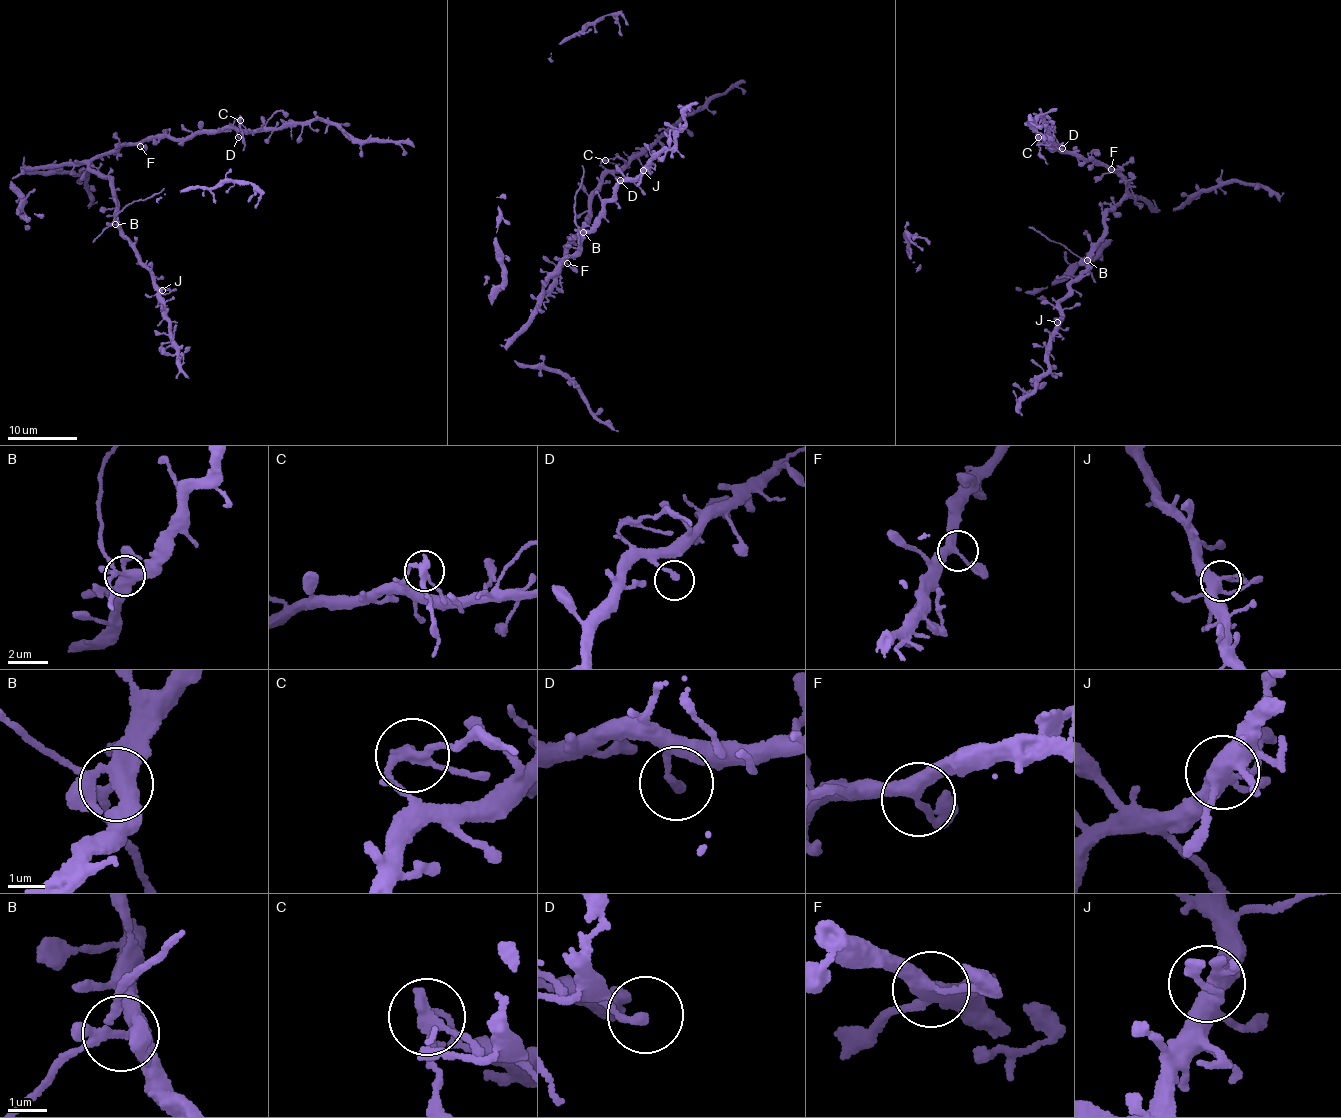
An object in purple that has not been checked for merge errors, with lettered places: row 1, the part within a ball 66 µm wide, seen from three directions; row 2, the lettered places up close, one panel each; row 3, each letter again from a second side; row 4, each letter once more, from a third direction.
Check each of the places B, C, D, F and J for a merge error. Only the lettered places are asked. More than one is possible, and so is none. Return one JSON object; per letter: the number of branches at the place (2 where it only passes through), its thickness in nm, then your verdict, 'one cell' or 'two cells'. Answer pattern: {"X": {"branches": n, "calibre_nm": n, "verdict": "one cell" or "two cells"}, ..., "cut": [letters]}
{"B": {"branches": 6, "calibre_nm": 360, "verdict": "two cells"}, "C": {"branches": 3, "calibre_nm": 240, "verdict": "two cells"}, "D": {"branches": 1, "calibre_nm": 240, "verdict": "one cell"}, "F": {"branches": 3, "calibre_nm": 320, "verdict": "one cell"}, "J": {"branches": 5, "calibre_nm": 400, "verdict": "one cell"}, "cut": ["B", "C"]}

